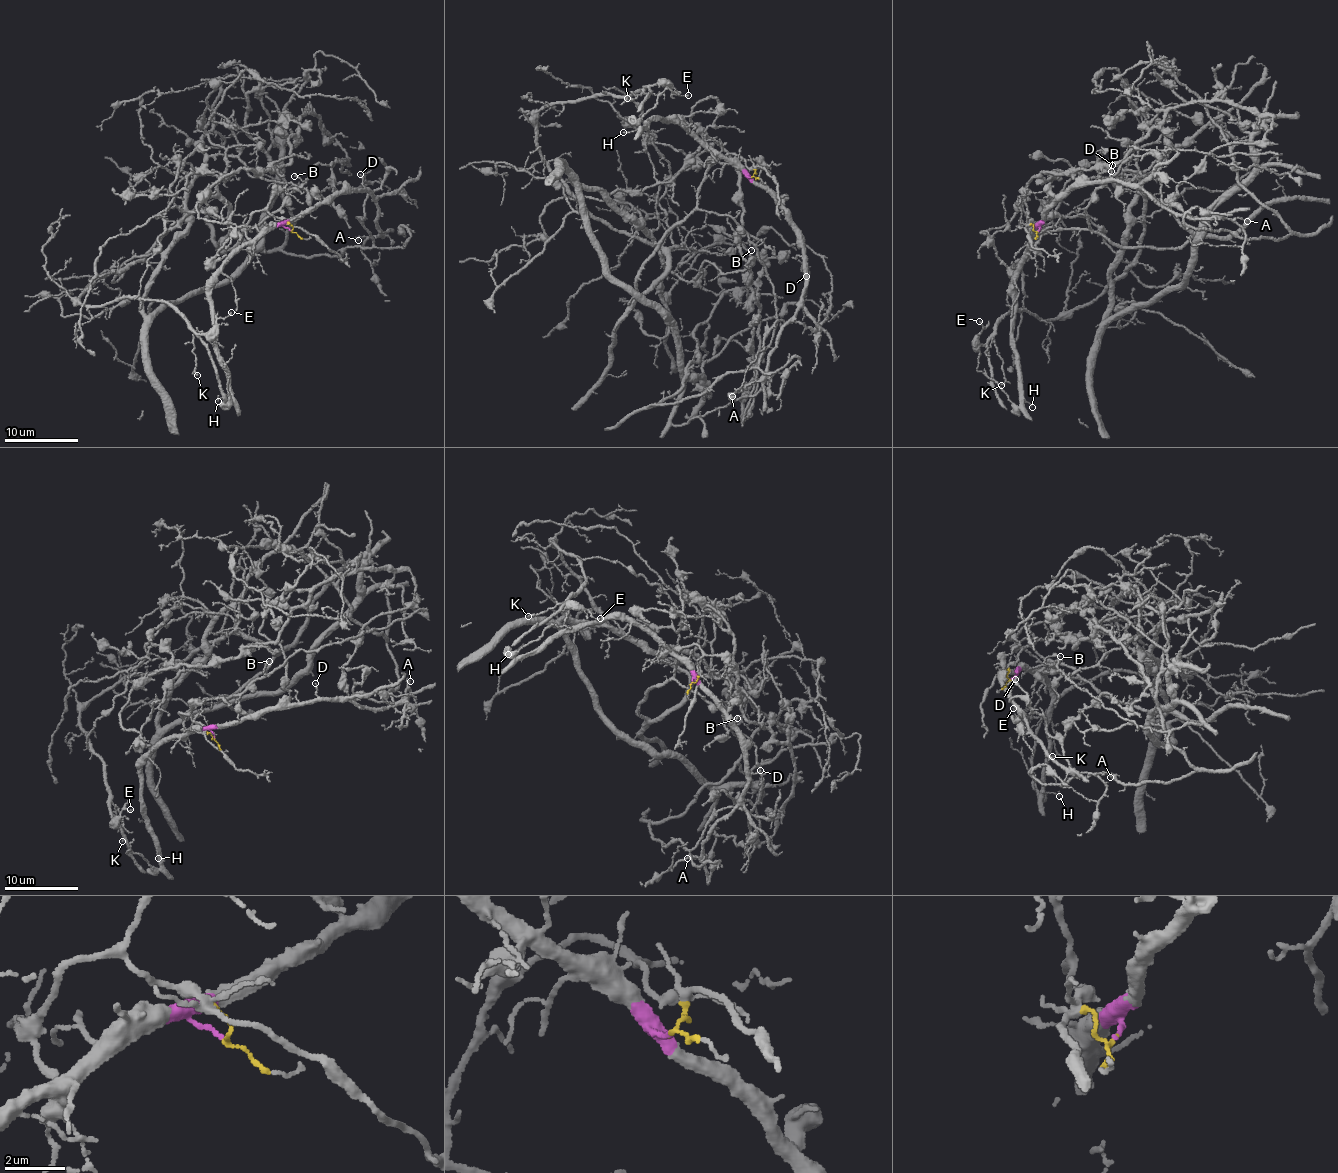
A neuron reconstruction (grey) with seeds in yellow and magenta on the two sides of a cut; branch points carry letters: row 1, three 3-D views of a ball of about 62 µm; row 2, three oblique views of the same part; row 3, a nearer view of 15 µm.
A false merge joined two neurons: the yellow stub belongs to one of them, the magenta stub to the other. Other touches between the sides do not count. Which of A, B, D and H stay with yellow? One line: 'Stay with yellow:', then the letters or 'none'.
Stay with yellow: B

